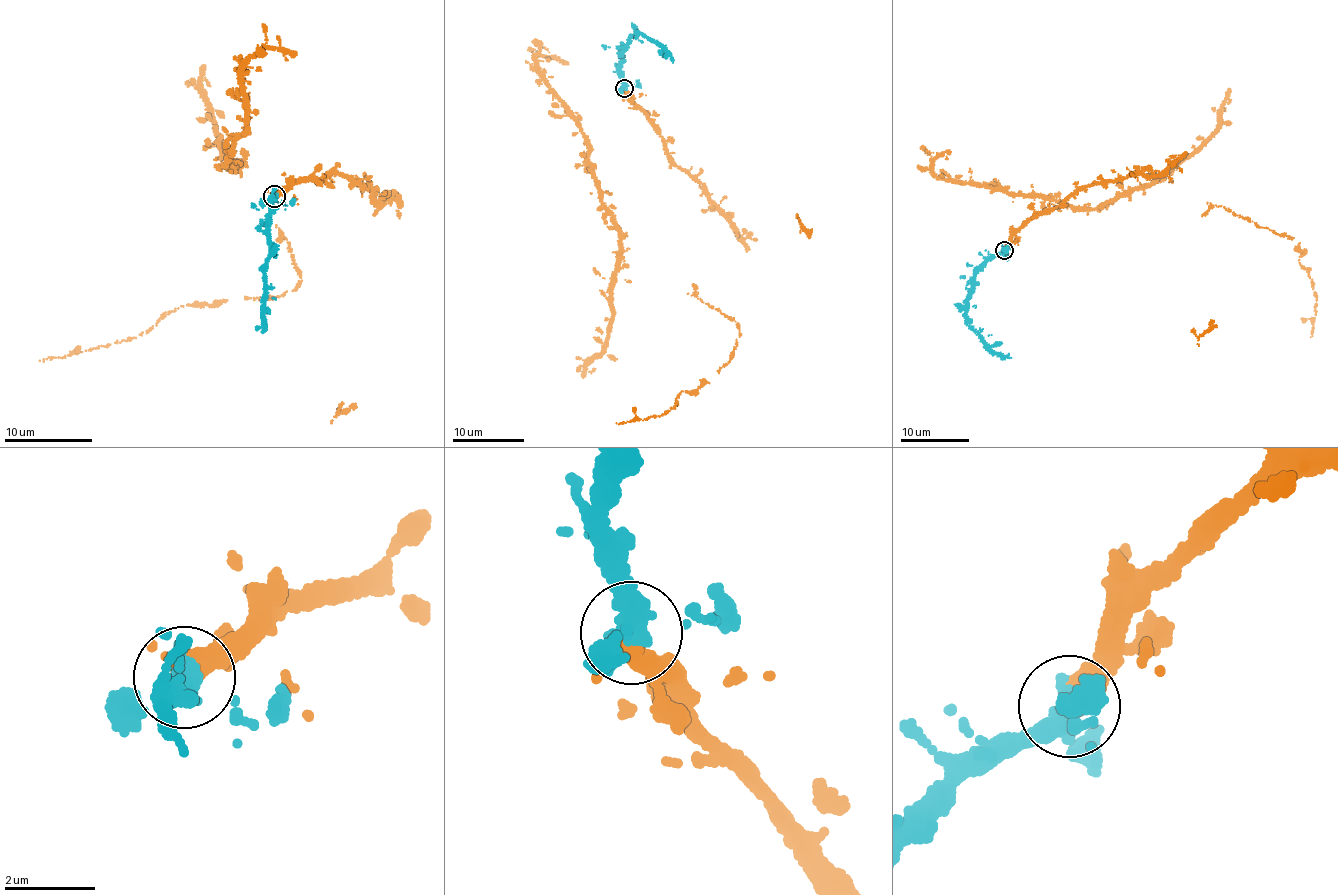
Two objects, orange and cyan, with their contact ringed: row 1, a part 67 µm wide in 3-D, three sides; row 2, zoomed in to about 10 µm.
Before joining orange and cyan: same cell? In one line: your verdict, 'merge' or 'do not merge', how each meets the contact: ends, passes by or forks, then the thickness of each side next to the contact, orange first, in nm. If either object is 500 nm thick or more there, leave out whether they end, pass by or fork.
merge; orange passes by; cyan forks there; 320 nm thick on the orange side, 320 nm on the other

